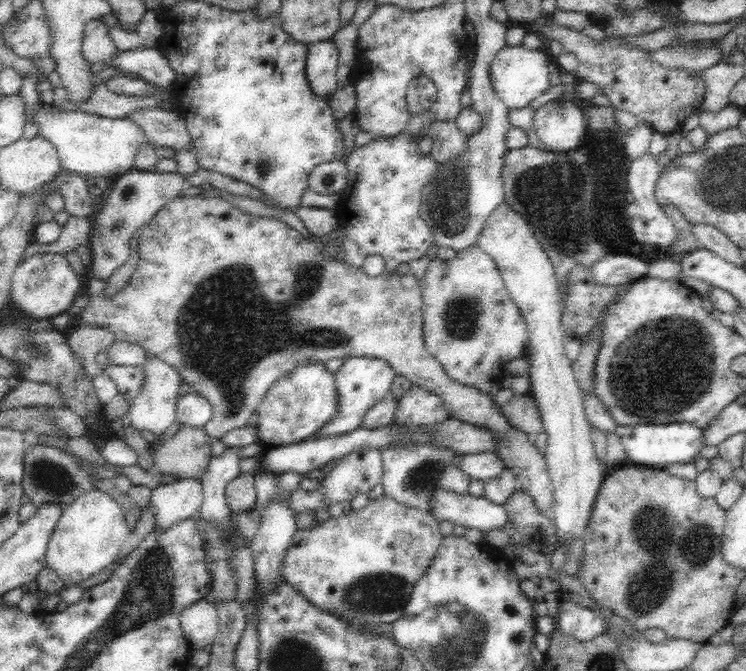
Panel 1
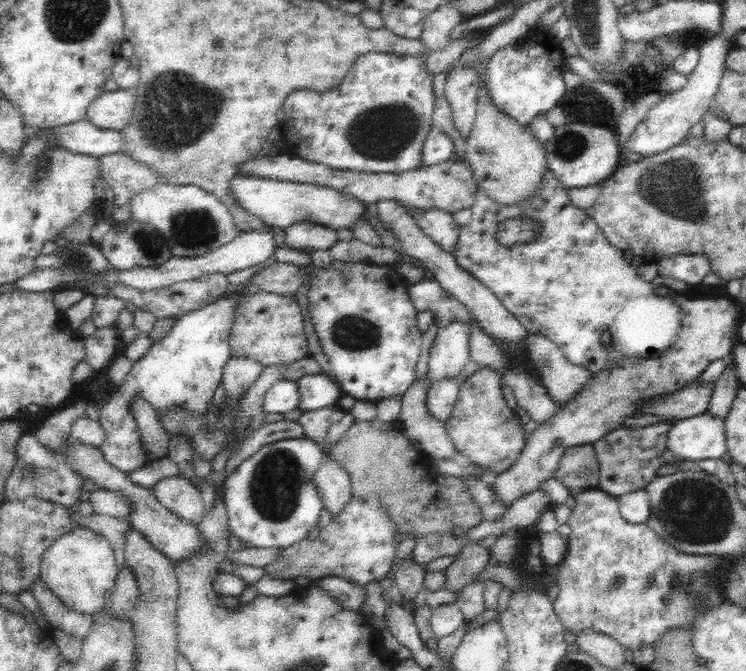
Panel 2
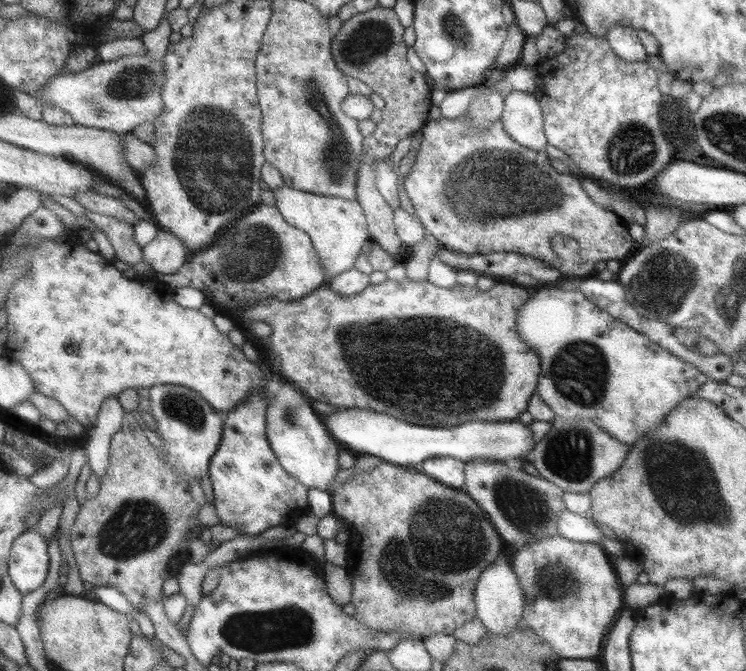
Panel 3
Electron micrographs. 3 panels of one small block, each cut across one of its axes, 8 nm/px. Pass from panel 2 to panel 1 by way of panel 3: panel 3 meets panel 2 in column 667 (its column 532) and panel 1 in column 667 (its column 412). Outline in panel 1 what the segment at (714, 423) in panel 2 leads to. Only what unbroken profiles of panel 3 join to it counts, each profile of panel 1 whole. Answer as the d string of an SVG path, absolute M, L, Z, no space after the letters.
M670 422L670 424L650 424L635 426L617 426L614 431L620 437L623 450L627 455L627 463L650 465L666 468L675 462L692 462L704 448L704 430L698 429L688 422Z

